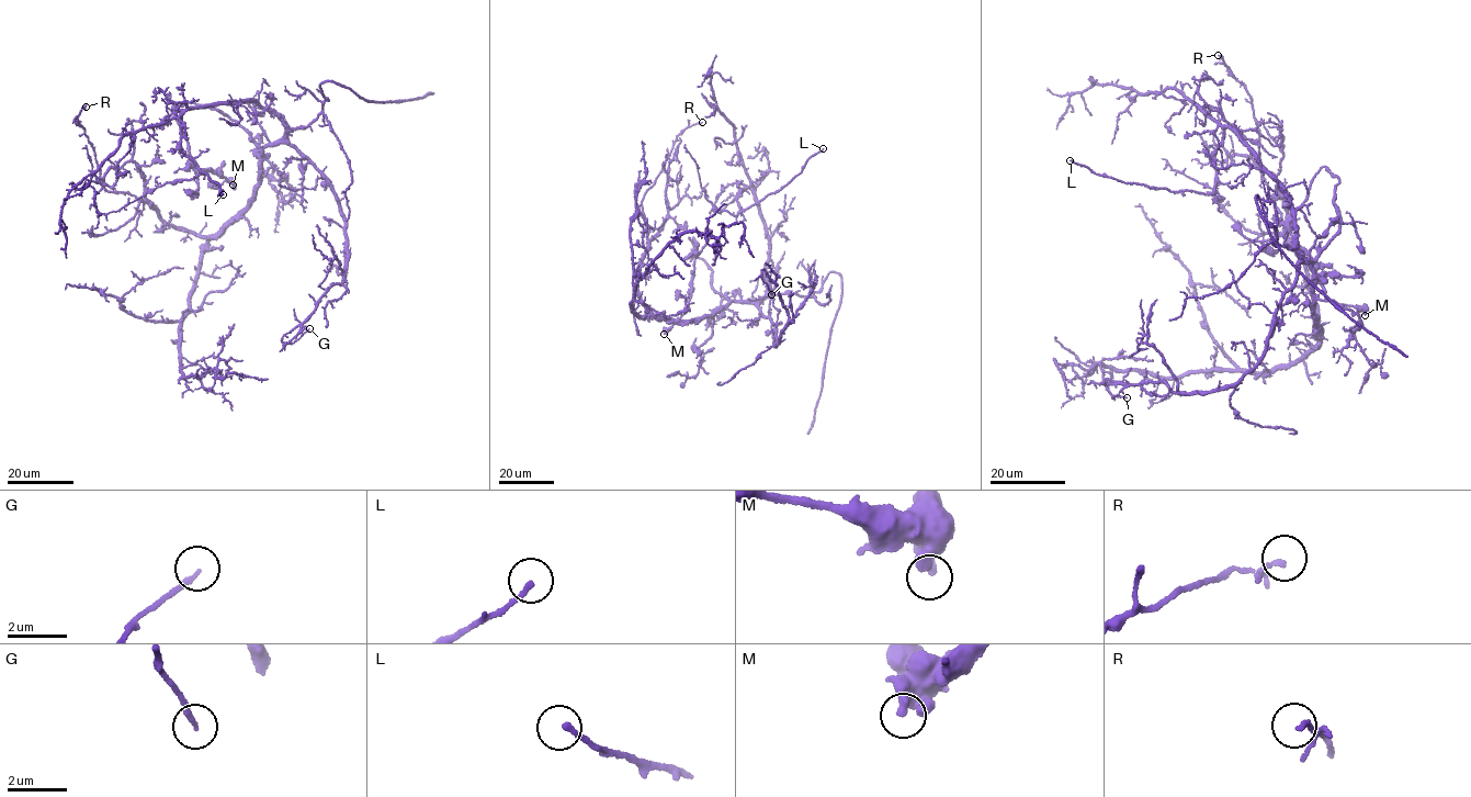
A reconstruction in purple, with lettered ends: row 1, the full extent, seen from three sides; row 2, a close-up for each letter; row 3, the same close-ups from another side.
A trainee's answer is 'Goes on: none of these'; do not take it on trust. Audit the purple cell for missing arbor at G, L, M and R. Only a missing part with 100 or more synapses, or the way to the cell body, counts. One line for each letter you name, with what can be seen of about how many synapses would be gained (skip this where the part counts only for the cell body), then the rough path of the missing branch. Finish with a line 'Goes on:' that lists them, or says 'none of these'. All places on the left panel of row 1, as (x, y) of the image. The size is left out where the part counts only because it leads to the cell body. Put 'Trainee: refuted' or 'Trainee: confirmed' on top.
Trainee: confirmed
Goes on: none of these

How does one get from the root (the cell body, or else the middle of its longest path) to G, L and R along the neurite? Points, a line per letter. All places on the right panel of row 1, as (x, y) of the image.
G: (1313, 287), (1303, 261), (1262, 360), (1236, 382), (1187, 393), (1105, 379), (1111, 395), (1127, 397)
L: (1313, 287), (1289, 200), (1231, 128), (1224, 128), (1214, 188), (1206, 194), (1123, 182), (1070, 160)
R: (1313, 287), (1317, 335), (1308, 272), (1287, 242), (1259, 169), (1252, 99), (1218, 55)

